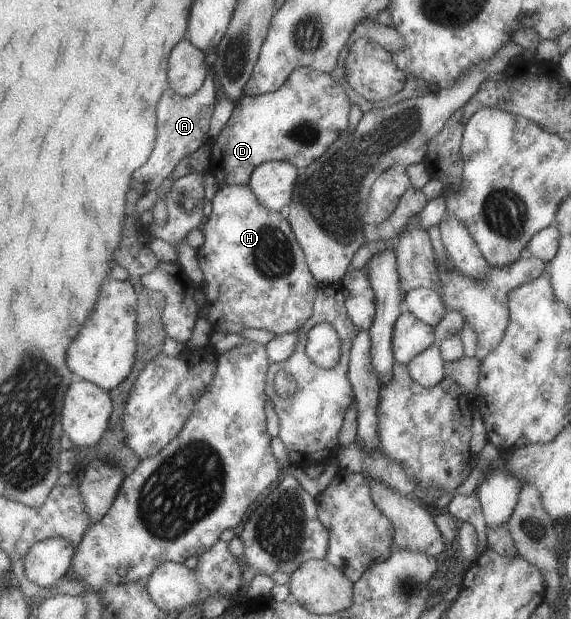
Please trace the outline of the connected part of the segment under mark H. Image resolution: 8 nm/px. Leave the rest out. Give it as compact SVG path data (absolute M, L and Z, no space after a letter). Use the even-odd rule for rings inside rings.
M246 184L224 185L209 205L205 240L199 248L199 260L205 273L202 287L211 332L242 333L246 328L266 329L275 334L297 332L314 313L317 293L322 284L310 269L293 225L283 211L272 211Z

